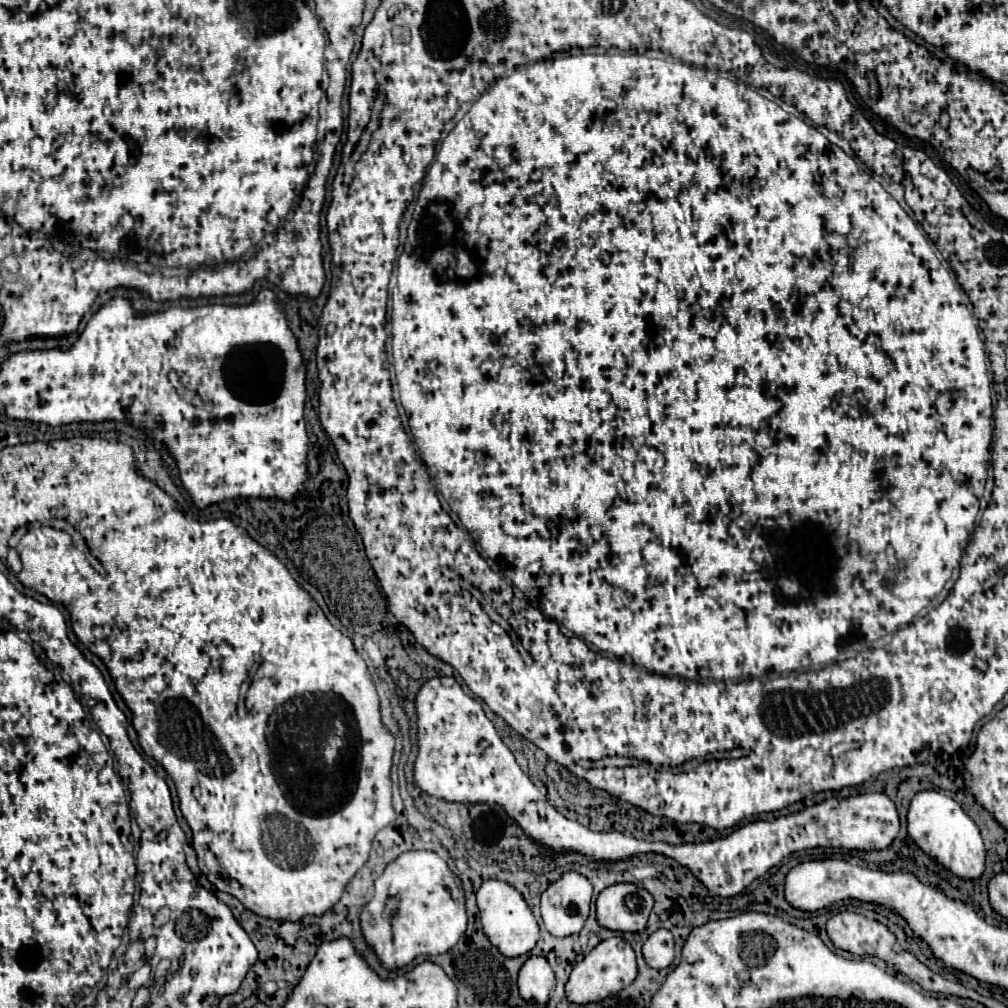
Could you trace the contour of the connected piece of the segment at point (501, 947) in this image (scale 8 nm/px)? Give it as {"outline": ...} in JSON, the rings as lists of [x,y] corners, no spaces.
{"outline":[[[487,880],[477,892],[477,906],[481,912],[483,932],[489,938],[489,942],[507,958],[517,958],[523,954],[529,954],[537,940],[539,940],[539,926],[533,918],[529,906],[525,904],[523,896],[509,884],[499,880]]]}

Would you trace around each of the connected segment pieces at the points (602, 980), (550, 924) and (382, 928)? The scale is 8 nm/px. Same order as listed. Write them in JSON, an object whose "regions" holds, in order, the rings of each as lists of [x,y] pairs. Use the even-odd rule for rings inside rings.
{"regions":[[[[621,936],[603,940],[599,946],[595,946],[571,972],[567,984],[565,984],[565,998],[573,1004],[593,1004],[601,1002],[607,996],[617,994],[621,988],[629,986],[637,976],[637,962],[635,952]]],[[[567,872],[557,882],[551,882],[541,894],[545,928],[557,938],[577,934],[589,916],[591,894],[593,886],[577,872]]],[[[405,852],[375,880],[375,894],[361,910],[361,932],[383,968],[407,966],[417,956],[437,956],[451,950],[467,928],[465,896],[457,876],[435,852]],[[387,900],[399,900],[393,916],[385,916]]]]}

